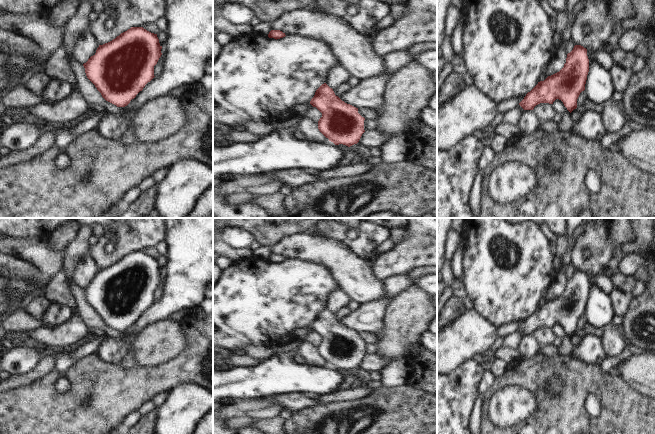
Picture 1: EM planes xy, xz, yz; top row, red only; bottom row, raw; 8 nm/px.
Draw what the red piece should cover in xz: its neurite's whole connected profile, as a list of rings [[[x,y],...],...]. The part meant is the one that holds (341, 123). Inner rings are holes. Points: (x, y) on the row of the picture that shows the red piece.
[[[326,83],[316,90],[310,104],[322,113],[318,129],[329,141],[348,147],[359,142],[365,132],[365,118],[358,113],[358,108],[336,96]]]

